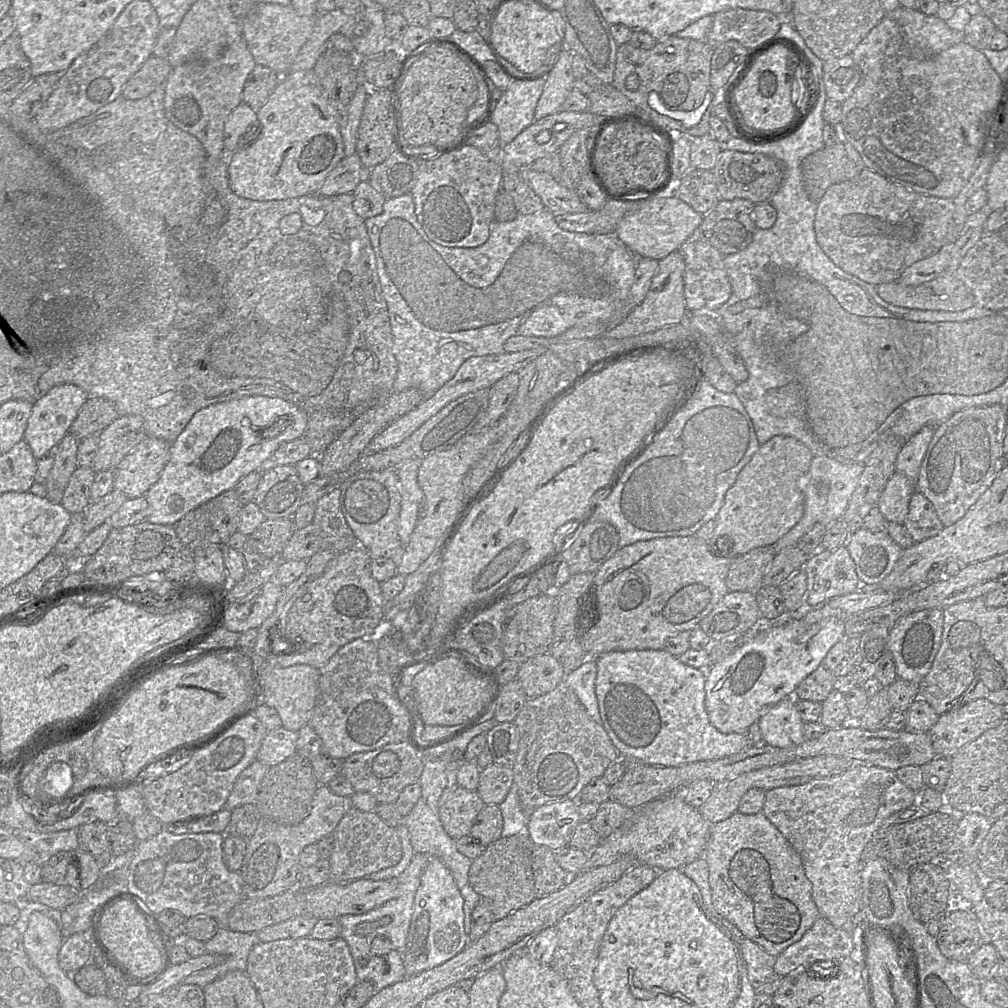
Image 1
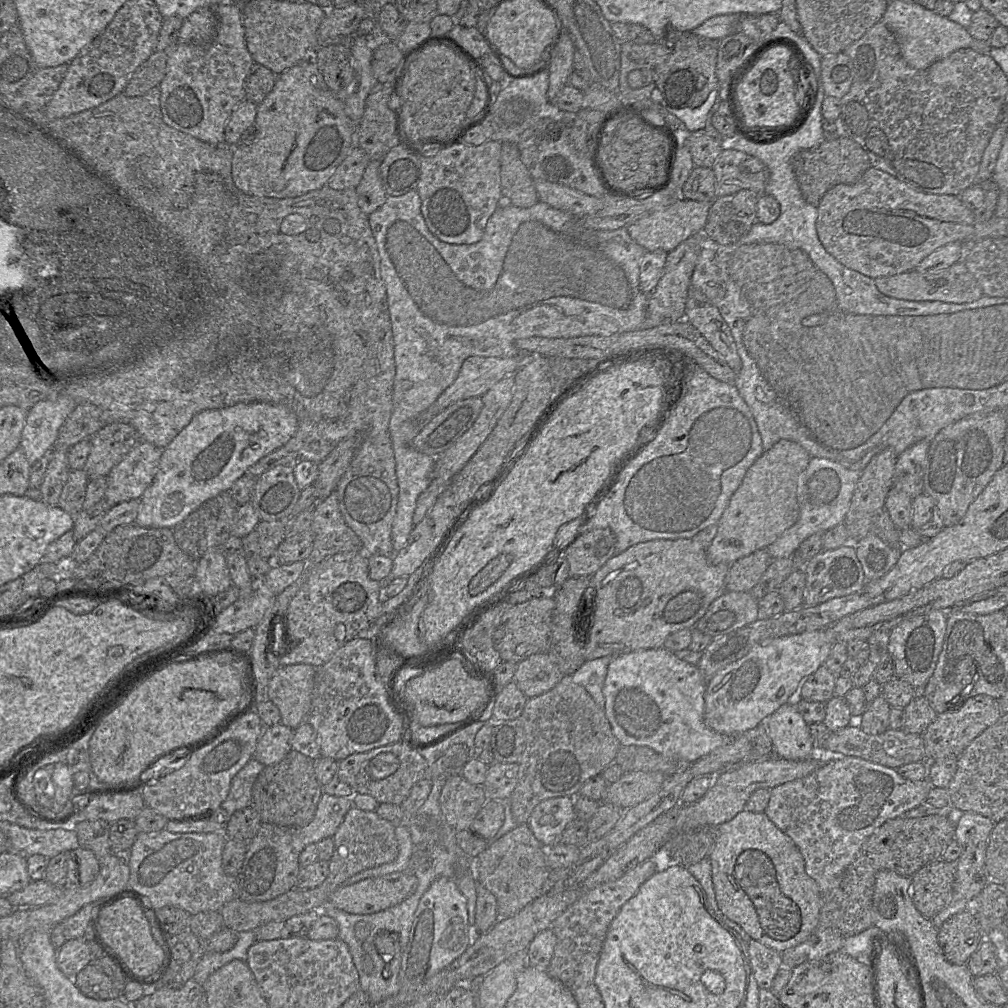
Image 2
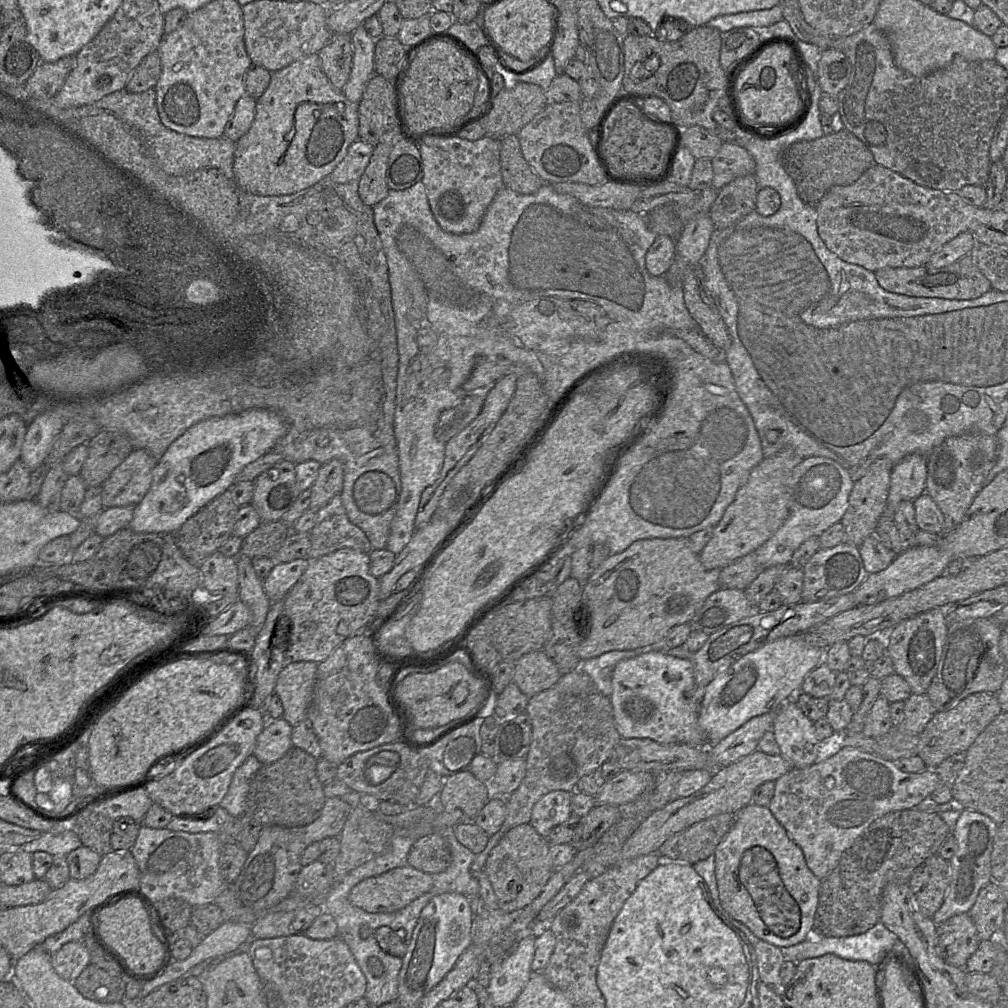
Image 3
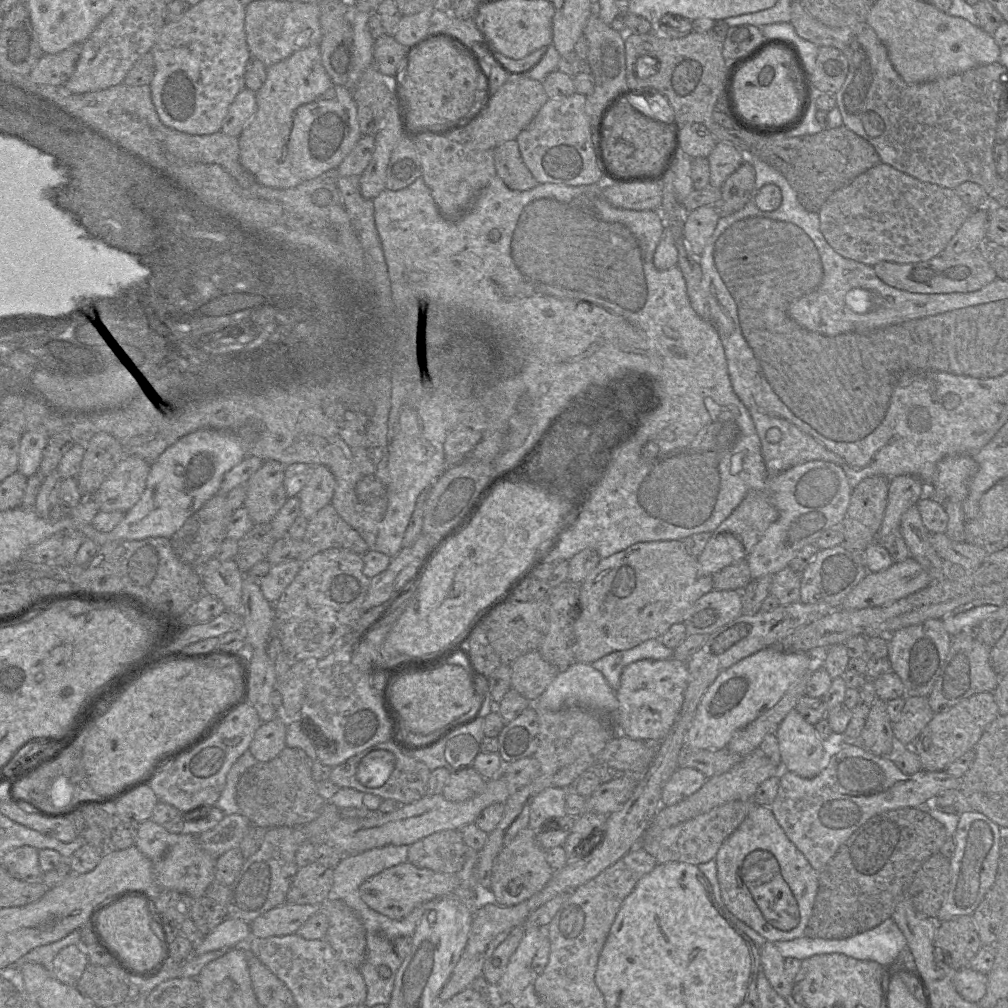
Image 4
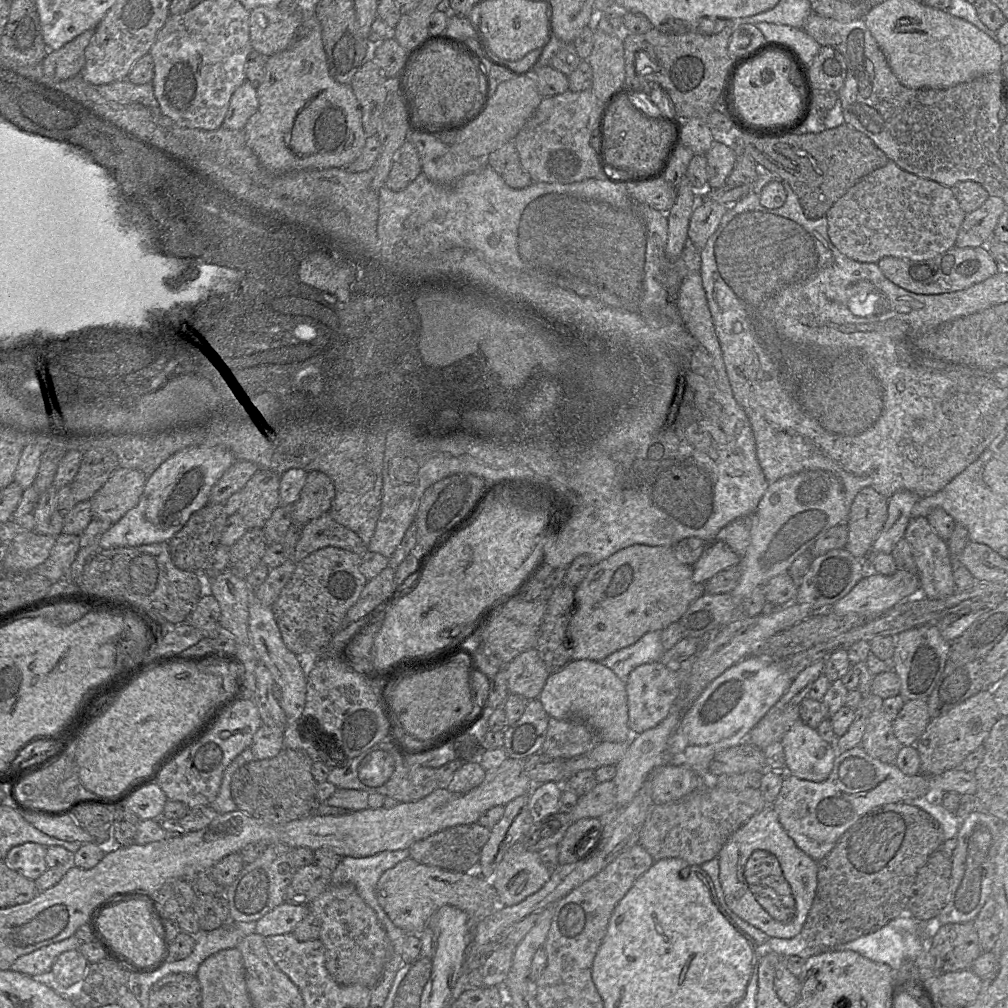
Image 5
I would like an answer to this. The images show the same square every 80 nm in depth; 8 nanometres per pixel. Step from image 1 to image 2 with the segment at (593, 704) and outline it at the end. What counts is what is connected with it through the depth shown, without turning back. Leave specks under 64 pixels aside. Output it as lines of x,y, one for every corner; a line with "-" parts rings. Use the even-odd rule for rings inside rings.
605,656
598,659
586,660
583,665
571,675
573,682
583,686
593,700
604,707
605,697
603,687
609,663
613,656

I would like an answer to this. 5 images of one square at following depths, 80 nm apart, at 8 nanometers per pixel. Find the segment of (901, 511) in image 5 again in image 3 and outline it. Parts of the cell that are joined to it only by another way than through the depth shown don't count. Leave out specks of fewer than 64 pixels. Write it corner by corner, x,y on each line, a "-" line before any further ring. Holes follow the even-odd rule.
913,453
896,462
890,476
885,512
892,516
901,501
913,501
925,493
926,476
925,455

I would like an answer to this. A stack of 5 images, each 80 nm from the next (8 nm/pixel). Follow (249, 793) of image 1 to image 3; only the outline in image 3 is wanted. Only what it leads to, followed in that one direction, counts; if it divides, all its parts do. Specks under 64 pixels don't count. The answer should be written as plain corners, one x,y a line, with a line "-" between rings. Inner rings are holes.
252,754
233,774
227,794
219,803
232,817
241,817
246,811
246,797
250,780
263,764

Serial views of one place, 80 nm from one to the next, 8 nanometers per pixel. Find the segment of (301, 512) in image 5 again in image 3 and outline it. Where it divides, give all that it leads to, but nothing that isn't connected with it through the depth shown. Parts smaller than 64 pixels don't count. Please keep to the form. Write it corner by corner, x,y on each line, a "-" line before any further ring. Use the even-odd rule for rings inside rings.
333,459
321,464
316,480
310,488
311,497
309,509
317,512
336,495
339,495
343,485
343,464

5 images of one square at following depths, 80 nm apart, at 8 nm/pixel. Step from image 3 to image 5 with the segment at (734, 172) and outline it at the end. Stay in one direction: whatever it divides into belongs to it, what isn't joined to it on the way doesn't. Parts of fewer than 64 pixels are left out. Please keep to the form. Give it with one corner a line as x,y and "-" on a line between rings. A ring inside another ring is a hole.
713,141
704,154
707,160
707,188
717,188
725,184
738,152
730,142

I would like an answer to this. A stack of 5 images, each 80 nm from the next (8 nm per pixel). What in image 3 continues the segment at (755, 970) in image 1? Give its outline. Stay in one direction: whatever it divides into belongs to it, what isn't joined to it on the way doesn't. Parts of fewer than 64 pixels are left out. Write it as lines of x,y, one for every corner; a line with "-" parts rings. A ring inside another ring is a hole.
759,941
752,944
756,955
759,981
765,983
780,997
786,991
782,983
780,970
785,962
782,950
766,941

